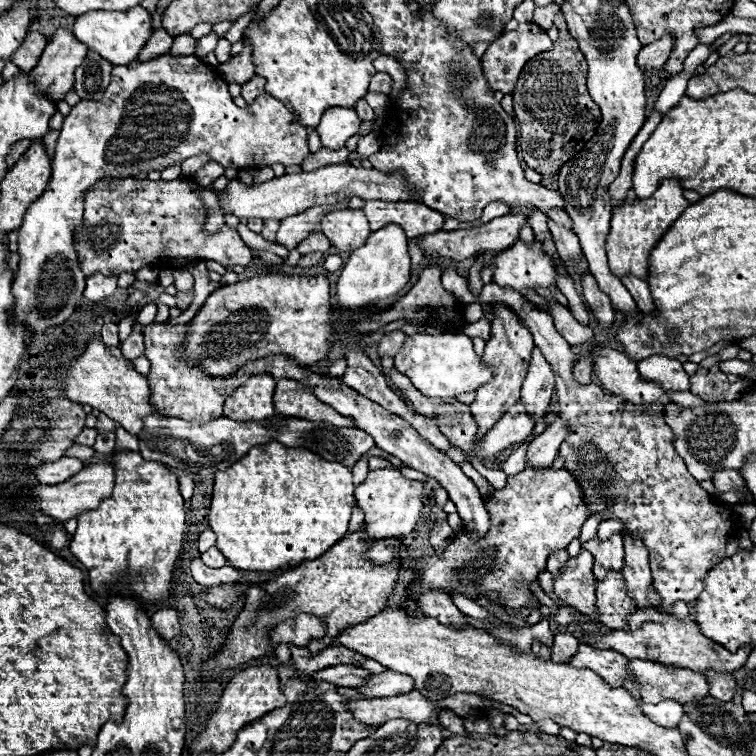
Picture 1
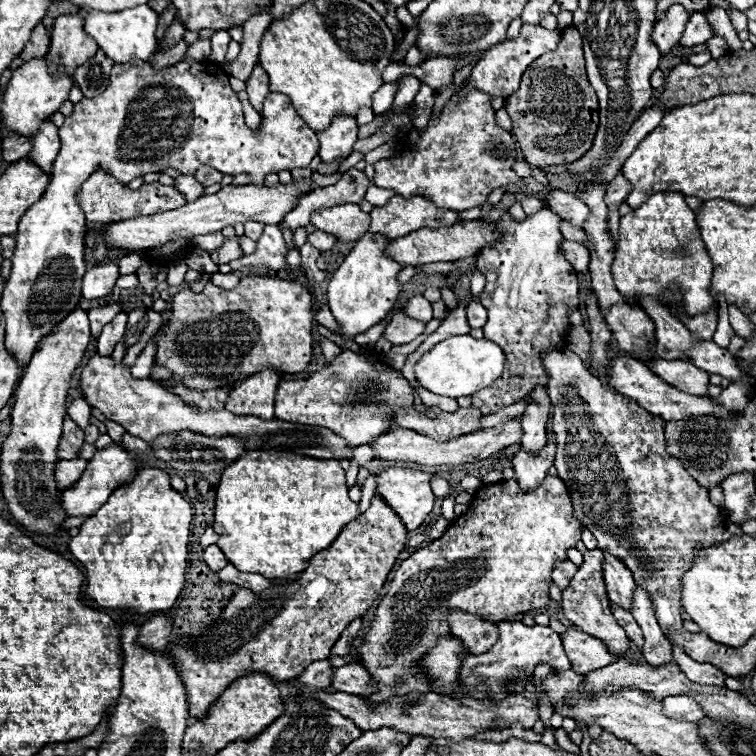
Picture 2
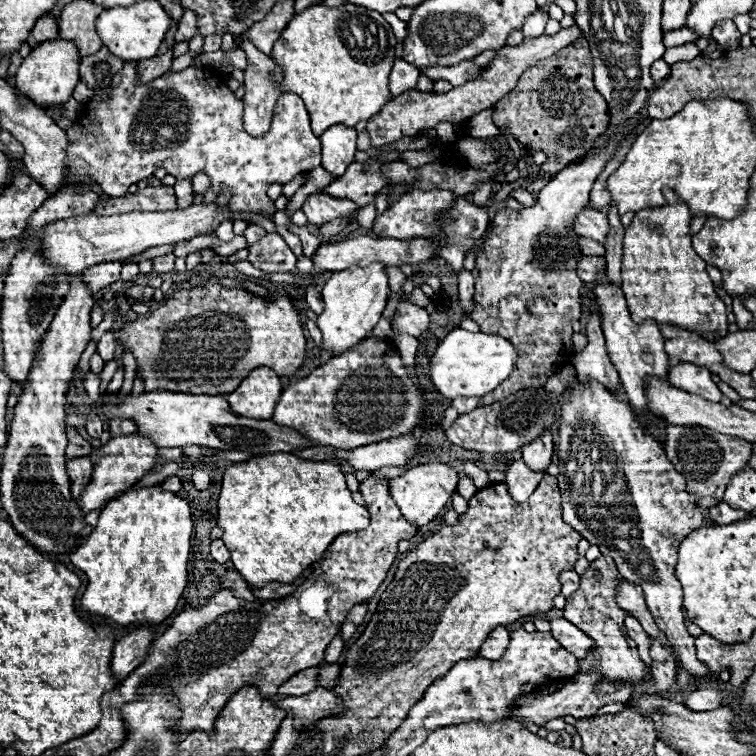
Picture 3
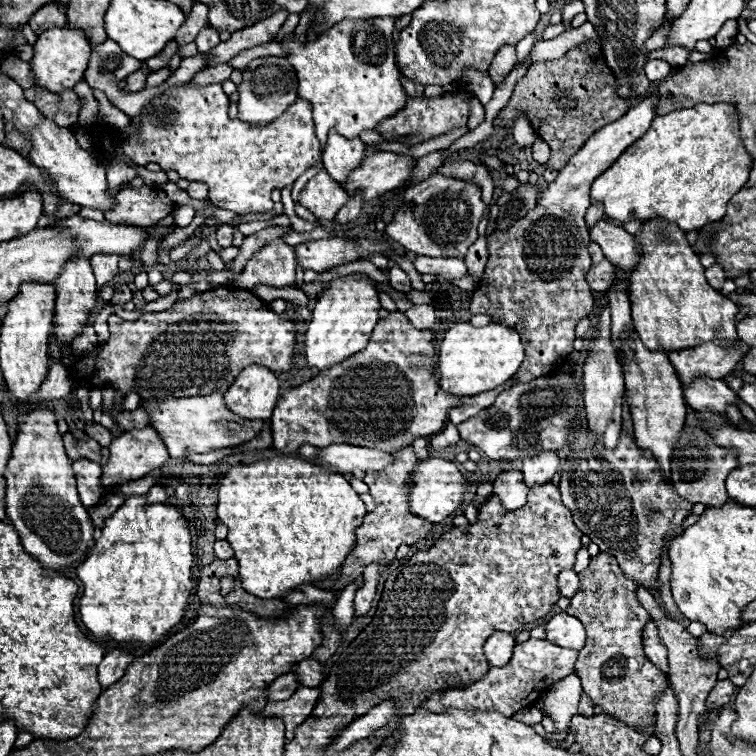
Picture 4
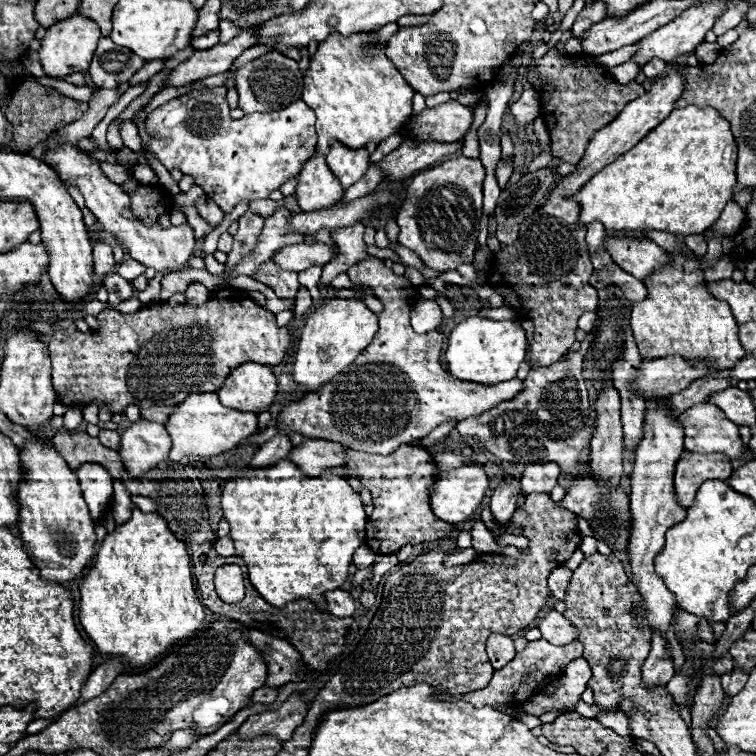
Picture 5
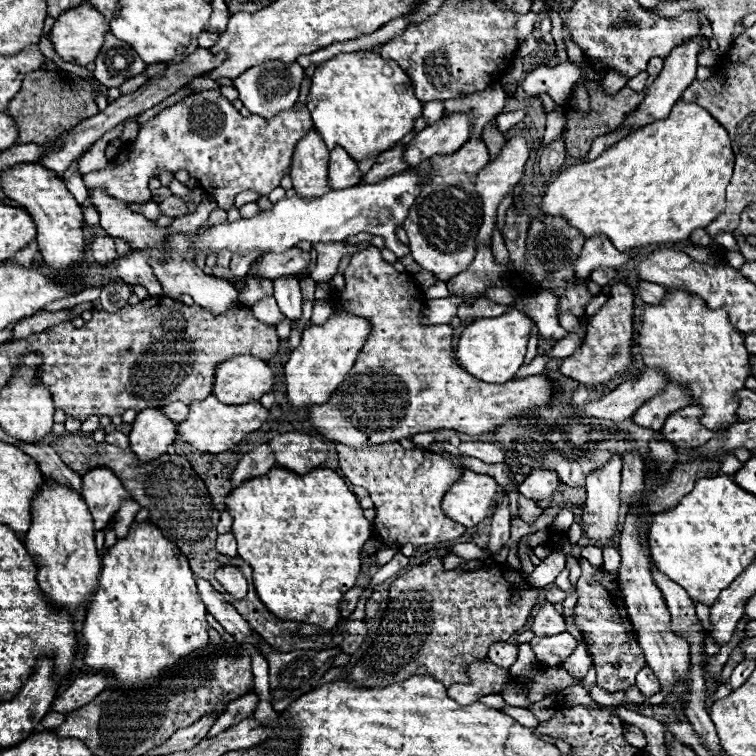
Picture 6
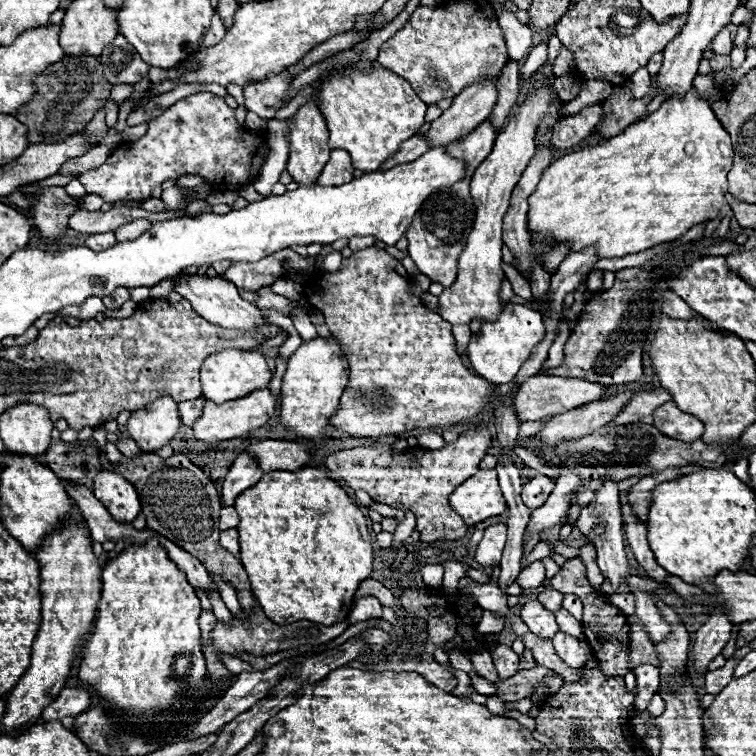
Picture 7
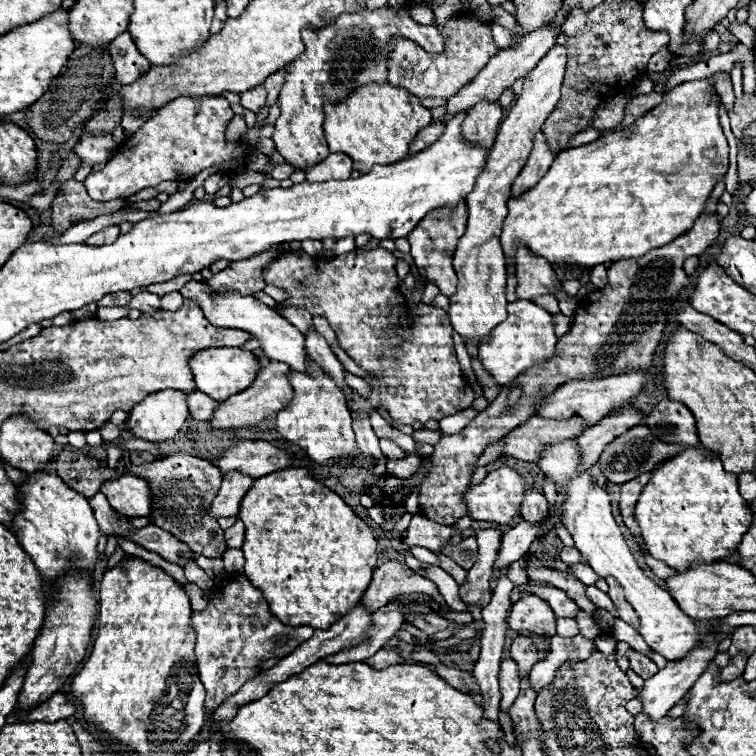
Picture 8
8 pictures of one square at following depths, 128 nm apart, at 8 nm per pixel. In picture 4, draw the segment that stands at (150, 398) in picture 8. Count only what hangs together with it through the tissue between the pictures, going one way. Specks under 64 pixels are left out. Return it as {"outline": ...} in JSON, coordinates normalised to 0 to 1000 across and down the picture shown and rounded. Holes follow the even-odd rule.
{"outline":[[[193,563],[193,566],[185,566],[185,569],[177,566],[177,569],[164,571],[161,577],[156,577],[156,579],[148,582],[148,590],[146,590],[143,595],[146,595],[146,601],[143,601],[143,614],[135,619],[138,653],[148,651],[148,646],[151,646],[153,640],[190,632],[196,624],[212,619],[212,616],[222,608],[222,595],[220,595],[217,585],[212,582],[209,571],[206,571],[201,563]]]}

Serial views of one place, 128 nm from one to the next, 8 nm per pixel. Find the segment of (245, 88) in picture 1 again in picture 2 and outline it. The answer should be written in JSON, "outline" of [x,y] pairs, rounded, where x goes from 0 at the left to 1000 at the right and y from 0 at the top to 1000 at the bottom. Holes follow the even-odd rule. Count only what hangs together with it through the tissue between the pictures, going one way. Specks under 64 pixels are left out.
{"outline":[[[336,90],[331,103],[325,106],[325,122],[328,122],[328,132],[336,140],[339,148],[347,148],[347,138],[352,132],[352,127],[357,124],[354,116],[354,98],[349,90]]]}

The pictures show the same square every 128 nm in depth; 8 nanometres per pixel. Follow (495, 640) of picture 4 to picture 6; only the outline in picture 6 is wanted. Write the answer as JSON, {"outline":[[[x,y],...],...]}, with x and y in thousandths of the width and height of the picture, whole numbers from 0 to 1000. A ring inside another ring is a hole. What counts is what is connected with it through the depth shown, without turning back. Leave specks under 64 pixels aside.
{"outline":[[[656,849],[648,854],[648,862],[646,862],[646,873],[661,881],[664,886],[675,886],[675,881],[683,876],[683,868],[685,868],[685,854],[672,849]]]}

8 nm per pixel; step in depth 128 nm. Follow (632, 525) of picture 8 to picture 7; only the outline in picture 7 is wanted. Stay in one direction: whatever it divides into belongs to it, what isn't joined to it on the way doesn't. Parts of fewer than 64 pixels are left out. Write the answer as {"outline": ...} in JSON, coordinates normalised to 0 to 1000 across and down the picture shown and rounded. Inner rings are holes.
{"outline":[[[884,619],[884,622],[876,622],[876,624],[868,624],[868,627],[847,632],[844,640],[839,640],[833,646],[833,651],[831,651],[831,667],[833,667],[836,677],[841,680],[841,685],[849,685],[849,690],[854,688],[857,667],[860,667],[860,651],[862,651],[865,643],[870,643],[876,638],[884,638],[884,635],[892,635],[897,630],[899,630],[897,622]]]}

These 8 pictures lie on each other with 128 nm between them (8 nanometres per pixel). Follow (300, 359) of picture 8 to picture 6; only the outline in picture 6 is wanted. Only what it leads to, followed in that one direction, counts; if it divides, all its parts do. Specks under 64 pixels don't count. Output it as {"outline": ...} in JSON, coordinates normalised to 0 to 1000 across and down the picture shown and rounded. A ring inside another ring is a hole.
{"outline":[[[230,339],[228,344],[222,347],[209,347],[209,344],[198,344],[201,347],[201,354],[204,354],[204,362],[209,365],[214,381],[217,381],[217,389],[222,394],[235,394],[241,389],[251,389],[259,399],[259,405],[275,410],[278,415],[296,415],[302,410],[307,410],[307,405],[315,402],[315,384],[296,368],[286,368],[286,365],[275,365],[270,362],[259,349],[257,349],[257,341],[235,341]]]}

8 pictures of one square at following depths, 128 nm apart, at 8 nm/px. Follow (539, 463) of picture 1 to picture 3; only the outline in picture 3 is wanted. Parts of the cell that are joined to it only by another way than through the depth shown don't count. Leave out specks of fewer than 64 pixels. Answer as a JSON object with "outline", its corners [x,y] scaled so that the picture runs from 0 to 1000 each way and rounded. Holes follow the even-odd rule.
{"outline":[[[683,608],[672,619],[667,640],[672,643],[672,653],[677,656],[677,661],[690,667],[704,656],[712,638],[717,635],[717,630],[720,630],[720,624],[704,624],[704,622],[698,622],[698,616],[690,608]]]}

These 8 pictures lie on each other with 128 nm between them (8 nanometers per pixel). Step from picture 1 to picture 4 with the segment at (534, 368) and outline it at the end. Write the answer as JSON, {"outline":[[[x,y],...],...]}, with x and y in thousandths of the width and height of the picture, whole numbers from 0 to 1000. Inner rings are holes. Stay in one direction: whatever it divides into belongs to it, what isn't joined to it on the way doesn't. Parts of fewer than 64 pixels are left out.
{"outline":[[[714,598],[706,606],[693,606],[690,624],[698,646],[714,646],[738,624],[738,603],[733,598]]]}

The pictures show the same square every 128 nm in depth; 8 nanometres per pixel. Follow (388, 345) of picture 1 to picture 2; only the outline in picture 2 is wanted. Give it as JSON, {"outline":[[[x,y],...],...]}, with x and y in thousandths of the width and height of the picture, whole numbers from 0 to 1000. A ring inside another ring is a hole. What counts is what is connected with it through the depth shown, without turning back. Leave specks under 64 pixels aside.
{"outline":[[[524,410],[516,429],[508,437],[508,444],[519,452],[519,455],[540,455],[545,450],[550,450],[558,439],[561,439],[561,426],[537,418],[532,410]]]}

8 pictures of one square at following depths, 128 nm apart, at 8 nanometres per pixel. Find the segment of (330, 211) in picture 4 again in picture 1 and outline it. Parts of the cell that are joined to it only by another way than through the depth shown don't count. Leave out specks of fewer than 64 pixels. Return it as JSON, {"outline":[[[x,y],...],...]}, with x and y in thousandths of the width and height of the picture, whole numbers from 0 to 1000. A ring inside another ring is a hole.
{"outline":[[[466,275],[431,283],[423,302],[439,325],[450,333],[466,333],[468,328],[479,325],[492,307],[487,291],[481,288],[481,280]]]}

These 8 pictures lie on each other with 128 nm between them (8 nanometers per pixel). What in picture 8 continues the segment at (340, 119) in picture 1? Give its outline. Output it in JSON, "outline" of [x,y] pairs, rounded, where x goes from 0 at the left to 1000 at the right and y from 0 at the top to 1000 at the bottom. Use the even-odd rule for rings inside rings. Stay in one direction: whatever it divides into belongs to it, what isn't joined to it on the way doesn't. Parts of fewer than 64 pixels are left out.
{"outline":[[[437,204],[431,212],[410,220],[405,225],[407,241],[434,241],[434,238],[458,238],[466,228],[466,212],[458,204]]]}

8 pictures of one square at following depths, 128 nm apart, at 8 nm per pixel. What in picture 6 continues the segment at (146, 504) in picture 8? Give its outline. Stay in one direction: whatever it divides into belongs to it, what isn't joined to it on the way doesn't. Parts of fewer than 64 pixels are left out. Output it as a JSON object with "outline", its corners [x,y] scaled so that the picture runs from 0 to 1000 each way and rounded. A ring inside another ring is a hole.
{"outline":[[[119,622],[108,630],[108,640],[108,656],[124,683],[127,701],[135,701],[146,693],[161,664],[175,661],[175,656],[169,656],[169,648],[164,648],[159,632],[153,632],[148,622]]]}

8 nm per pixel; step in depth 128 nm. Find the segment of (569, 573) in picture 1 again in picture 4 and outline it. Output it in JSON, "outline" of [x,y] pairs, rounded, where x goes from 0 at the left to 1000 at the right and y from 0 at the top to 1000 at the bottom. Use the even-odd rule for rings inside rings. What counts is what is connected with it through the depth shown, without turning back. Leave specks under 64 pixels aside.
{"outline":[[[794,730],[778,751],[765,759],[765,783],[754,791],[751,812],[767,817],[775,831],[775,854],[762,873],[762,892],[770,899],[772,918],[783,923],[799,944],[812,947],[831,960],[868,971],[868,926],[881,913],[881,894],[857,876],[849,854],[849,833],[860,812],[841,791],[841,772],[825,762],[815,738]]]}

